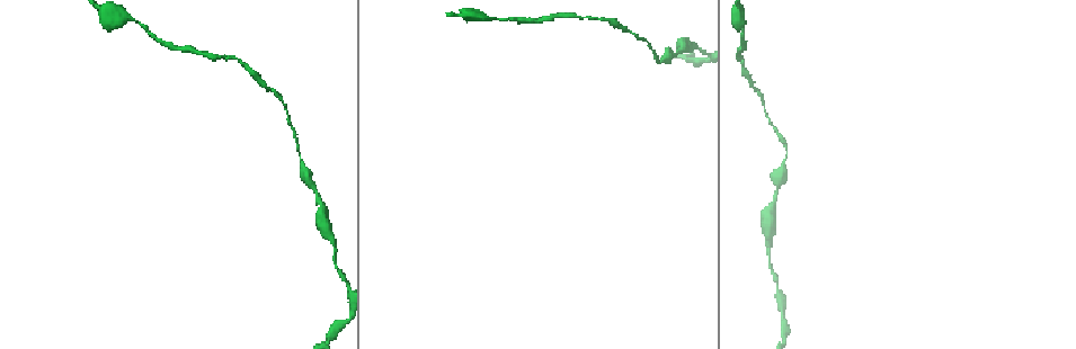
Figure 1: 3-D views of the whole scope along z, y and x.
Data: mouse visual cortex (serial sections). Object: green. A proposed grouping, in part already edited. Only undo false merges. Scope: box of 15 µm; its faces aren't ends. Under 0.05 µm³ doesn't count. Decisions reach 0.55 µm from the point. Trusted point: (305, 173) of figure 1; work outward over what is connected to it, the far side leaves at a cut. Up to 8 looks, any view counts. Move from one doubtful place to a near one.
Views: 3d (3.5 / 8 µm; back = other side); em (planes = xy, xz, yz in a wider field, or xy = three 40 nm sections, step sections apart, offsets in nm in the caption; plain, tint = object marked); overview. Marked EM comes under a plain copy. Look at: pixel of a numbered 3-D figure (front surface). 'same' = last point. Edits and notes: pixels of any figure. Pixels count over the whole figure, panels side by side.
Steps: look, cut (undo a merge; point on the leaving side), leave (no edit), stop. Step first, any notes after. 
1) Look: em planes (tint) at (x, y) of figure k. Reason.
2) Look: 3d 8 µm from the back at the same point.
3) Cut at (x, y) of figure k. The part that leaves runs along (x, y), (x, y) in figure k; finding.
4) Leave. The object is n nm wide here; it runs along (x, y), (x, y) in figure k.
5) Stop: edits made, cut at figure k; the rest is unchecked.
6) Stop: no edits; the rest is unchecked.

Look: 3d 3.5 µm at (317, 199) of figure 1. Narrows sharply.

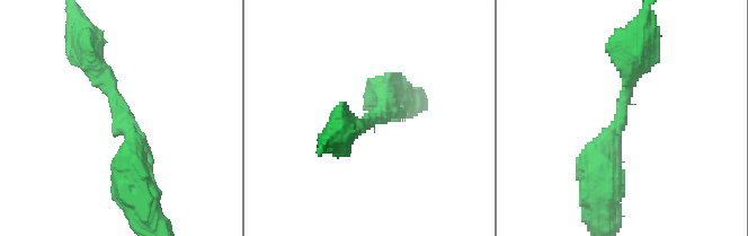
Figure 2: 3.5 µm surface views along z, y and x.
Look: em xy step 3 (tint) at (117, 110) of figure 2. The arms are 350, 350 nm wide; need the tissue.

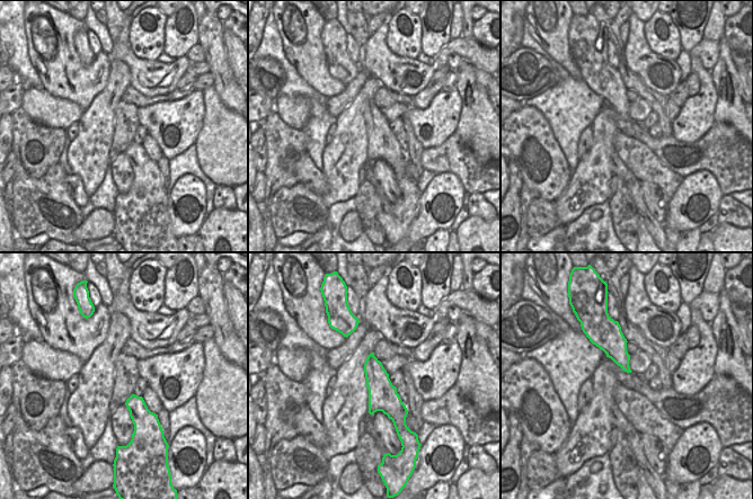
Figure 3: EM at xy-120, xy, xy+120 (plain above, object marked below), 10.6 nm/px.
Leave. It runs along (85, 40), (130, 125), (133, 178) in figure 2; all the same cell.

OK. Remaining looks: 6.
Look: 3d 8 µm at (333, 238) of figure 1. Sudden change in width.

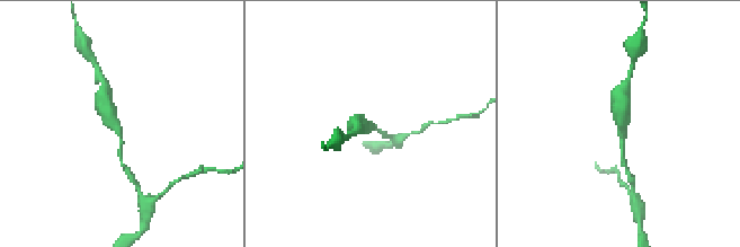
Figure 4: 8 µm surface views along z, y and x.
Look: 3d 3.5 µm at (372, 123) of figure 4.

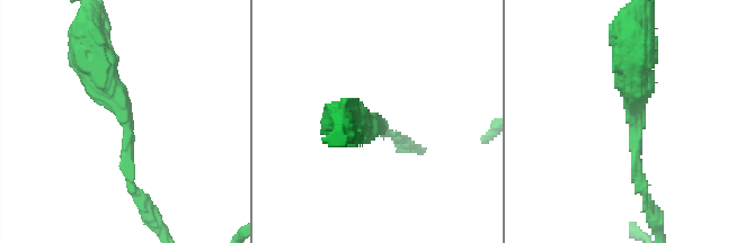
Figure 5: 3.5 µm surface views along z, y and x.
Look: em xy step 5 (tint) at (116, 99) of figure 5. The arms are 150, 500 nm wide; now the EM.

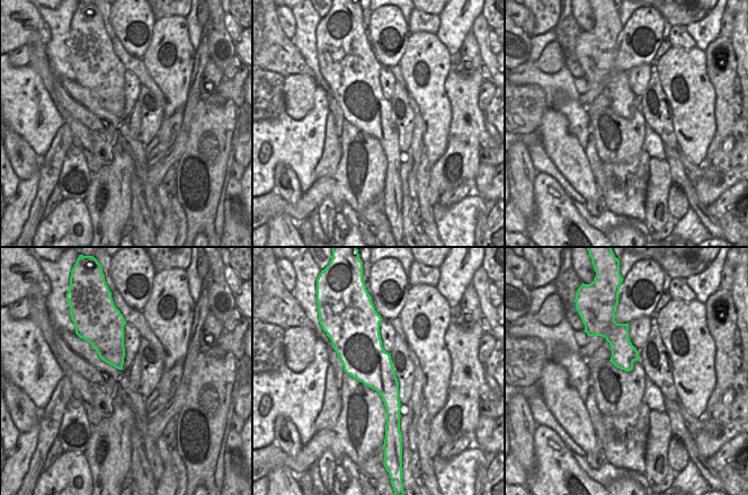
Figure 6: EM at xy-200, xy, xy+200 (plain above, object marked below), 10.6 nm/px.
Leave. All the same cell.

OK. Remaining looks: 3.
Look: 3d 3.5 µm at (117, 16) of figure 1. Sudden change in width.

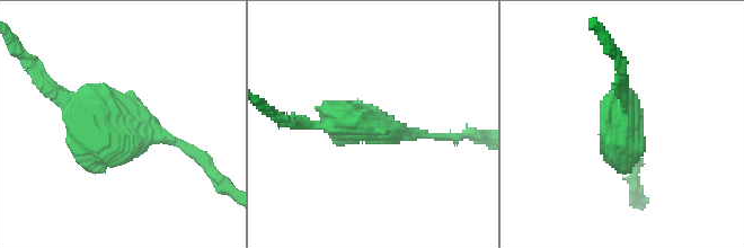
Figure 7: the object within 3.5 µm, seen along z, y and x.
Look: em planes (tint) at (121, 125) of figure 7.

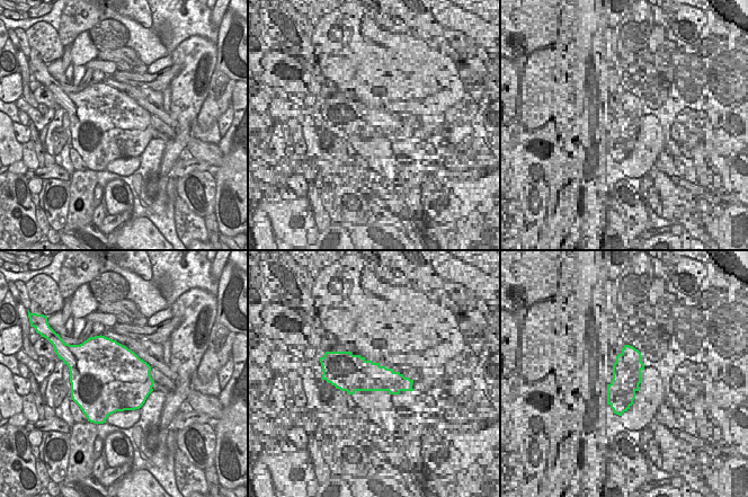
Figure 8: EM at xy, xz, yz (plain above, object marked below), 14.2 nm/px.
Leave. It runs along (187, 151), (56, 92) in figure 7; continuous, no second cell.

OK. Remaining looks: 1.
Stop: no edits; the rest is unchecked.

